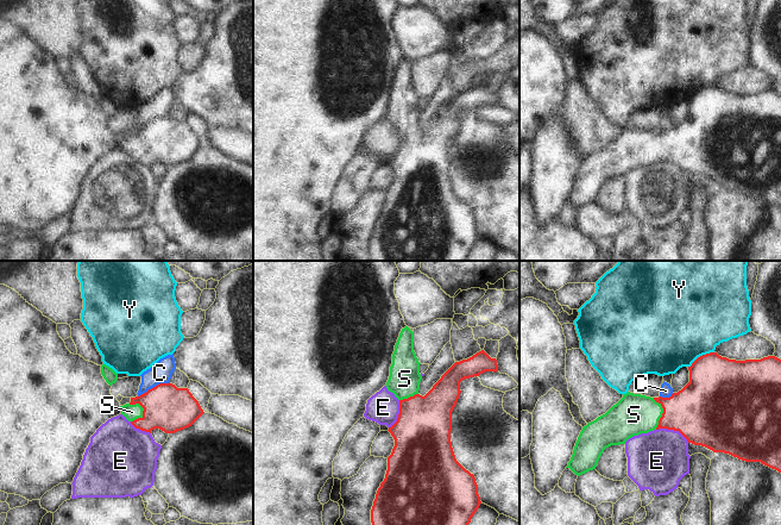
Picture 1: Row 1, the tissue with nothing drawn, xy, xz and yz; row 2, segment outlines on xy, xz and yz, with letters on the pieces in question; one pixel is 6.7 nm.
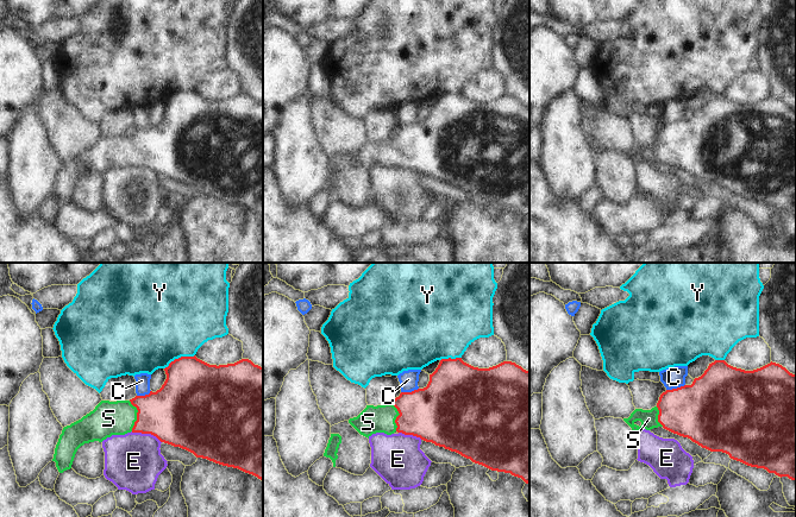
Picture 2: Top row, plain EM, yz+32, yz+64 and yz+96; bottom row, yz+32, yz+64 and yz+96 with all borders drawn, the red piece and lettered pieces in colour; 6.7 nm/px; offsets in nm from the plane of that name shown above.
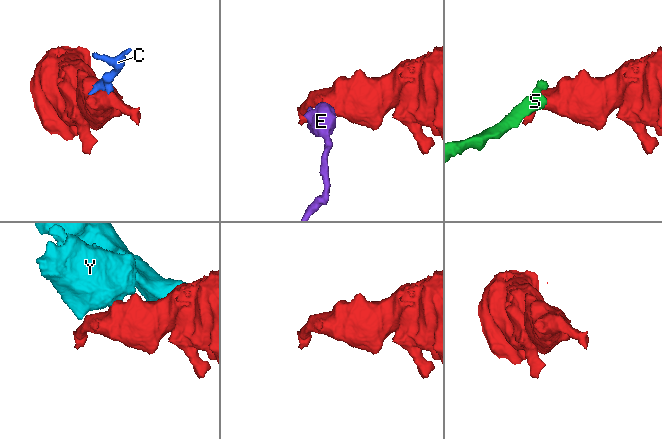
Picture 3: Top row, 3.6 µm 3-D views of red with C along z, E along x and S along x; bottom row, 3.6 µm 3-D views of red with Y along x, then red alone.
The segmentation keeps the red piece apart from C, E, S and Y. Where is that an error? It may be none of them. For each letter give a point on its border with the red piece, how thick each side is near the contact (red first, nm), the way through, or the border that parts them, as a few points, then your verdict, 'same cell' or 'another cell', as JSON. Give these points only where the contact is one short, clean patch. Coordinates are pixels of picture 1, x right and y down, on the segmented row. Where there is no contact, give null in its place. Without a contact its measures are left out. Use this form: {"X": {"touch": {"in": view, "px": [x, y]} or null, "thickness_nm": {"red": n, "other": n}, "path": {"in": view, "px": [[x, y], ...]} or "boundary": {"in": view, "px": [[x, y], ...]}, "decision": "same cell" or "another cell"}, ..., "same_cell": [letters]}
{"C": {"touch": {"in": "xy", "px": [153, 387]}, "thickness_nm": {"red": 300, "other": 140}, "boundary": {"in": "xy", "px": [[169, 381], [157, 383], [138, 397]]}, "decision": "another cell"}, "E": {"touch": {"in": "yz", "px": [673, 429]}, "thickness_nm": {"red": 440, "other": 400}, "boundary": {"in": "yz", "px": [[656, 429], [676, 430], [688, 442]]}, "decision": "another cell"}, "S": {"touch": {"in": "xy", "px": [143, 414]}, "thickness_nm": {"red": 300, "other": 110}, "path": {"in": "xy", "px": [[167, 407], [158, 407], [143, 414], [132, 412]]}, "decision": "same cell"}, "Y": {"touch": {"in": "yz", "px": [700, 356]}, "thickness_nm": {"red": 420, "other": 500}, "boundary": {"in": "yz", "px": [[713, 351], [700, 355], [687, 367]]}, "decision": "another cell"}, "same_cell": ["S"]}

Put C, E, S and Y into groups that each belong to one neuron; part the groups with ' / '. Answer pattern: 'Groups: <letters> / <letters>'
Groups: C / E / S / Y.

